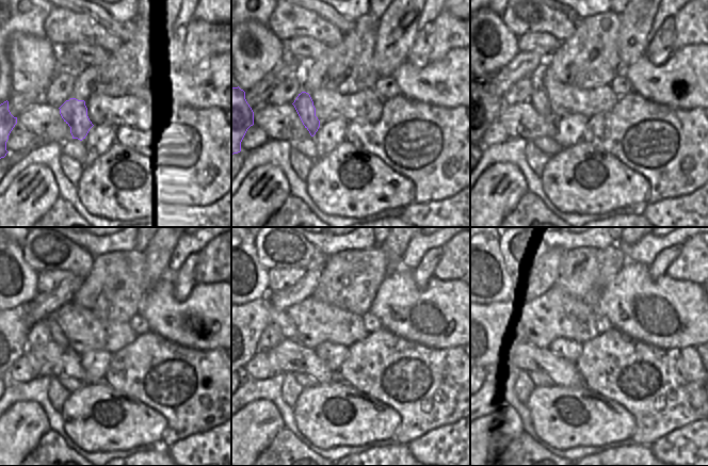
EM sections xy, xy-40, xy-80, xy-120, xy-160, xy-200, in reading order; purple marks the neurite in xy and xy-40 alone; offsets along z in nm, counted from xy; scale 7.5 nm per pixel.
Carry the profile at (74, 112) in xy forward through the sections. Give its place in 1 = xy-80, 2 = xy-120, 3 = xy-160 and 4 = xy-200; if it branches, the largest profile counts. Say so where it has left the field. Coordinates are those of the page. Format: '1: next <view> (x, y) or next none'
1: next xy-80 (540, 101)
2: next xy-120 (58, 336)
3: next xy-160 (253, 318)
4: next xy-200 (492, 320)

